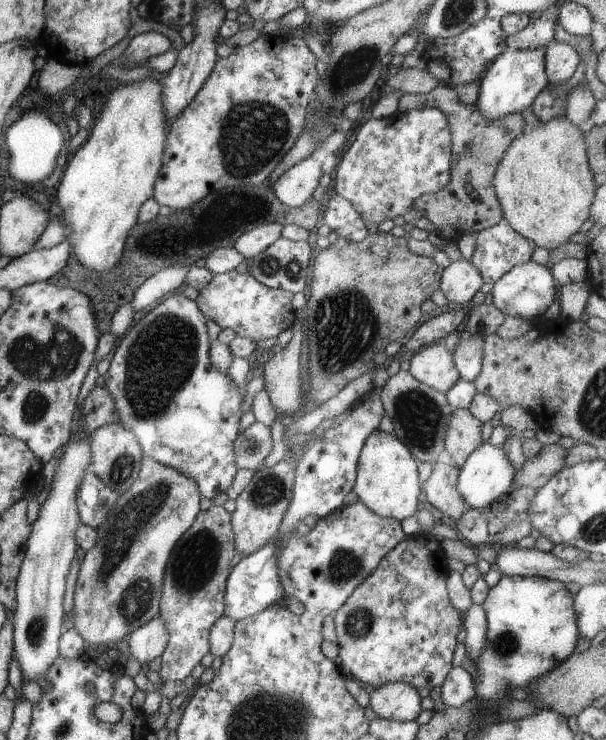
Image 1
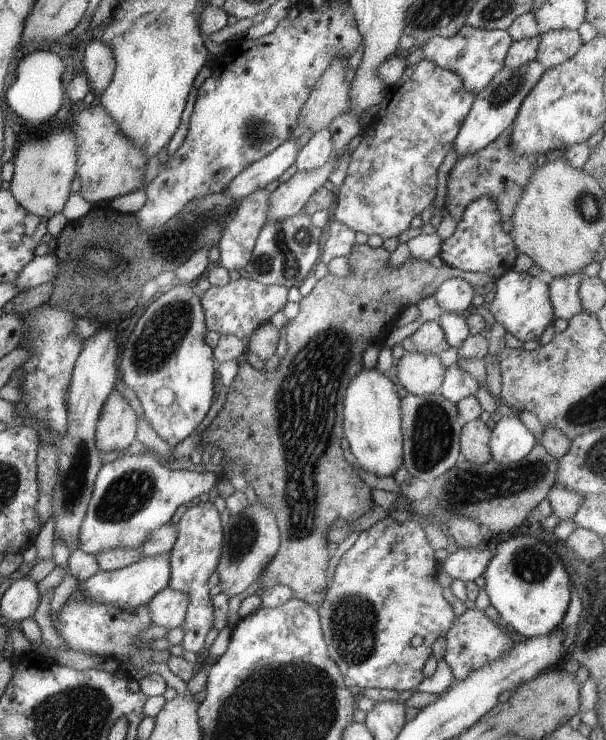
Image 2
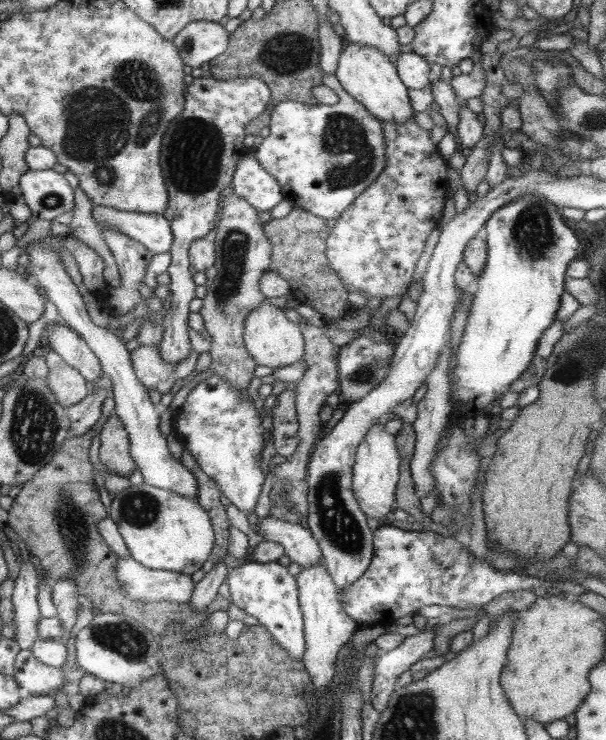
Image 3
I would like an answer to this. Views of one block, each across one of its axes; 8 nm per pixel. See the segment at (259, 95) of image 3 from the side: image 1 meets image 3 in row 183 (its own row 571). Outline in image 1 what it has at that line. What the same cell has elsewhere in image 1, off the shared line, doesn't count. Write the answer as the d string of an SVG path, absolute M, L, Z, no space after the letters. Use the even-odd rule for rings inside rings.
M213 505L205 511L199 511L193 522L187 530L179 537L175 543L171 556L167 560L165 566L165 574L163 574L163 586L161 586L161 596L159 601L159 617L161 622L165 624L165 630L169 638L167 644L160 654L161 667L158 676L163 681L183 681L193 670L193 666L197 664L205 656L209 650L208 636L210 628L224 614L224 596L225 580L231 572L231 558L236 553L233 548L233 531L230 525L230 515L223 509L221 505Z

